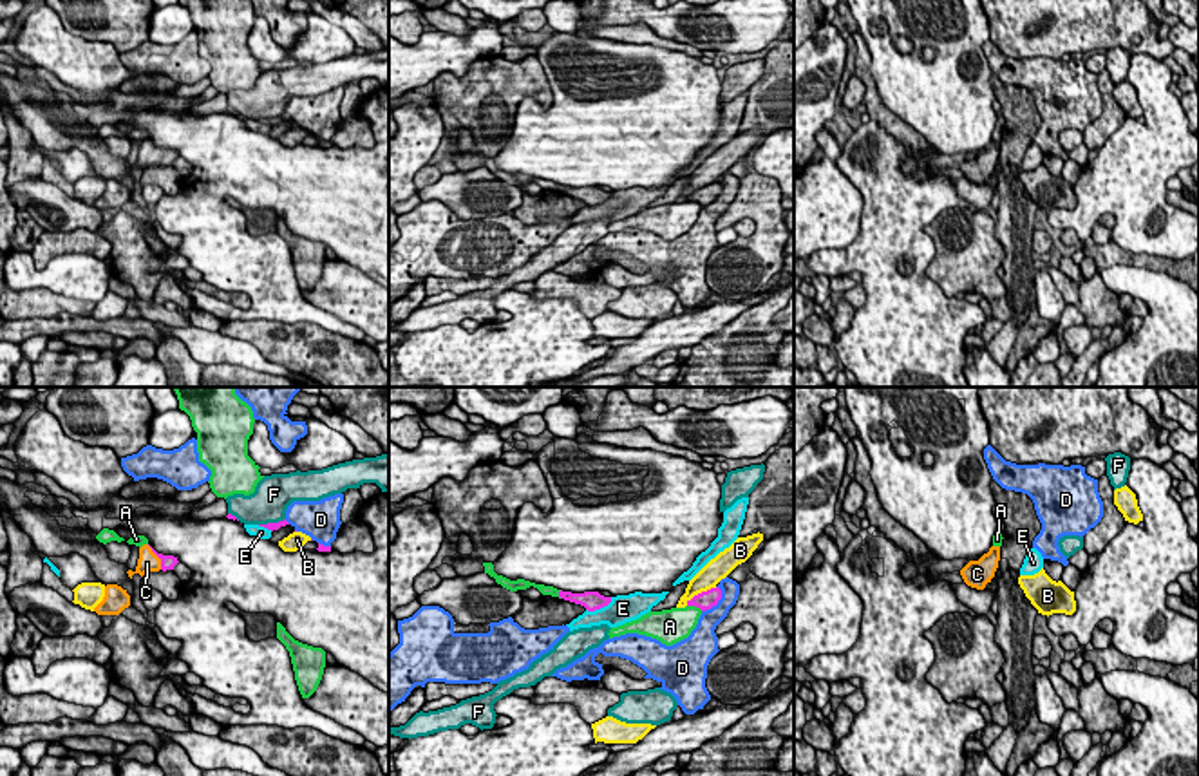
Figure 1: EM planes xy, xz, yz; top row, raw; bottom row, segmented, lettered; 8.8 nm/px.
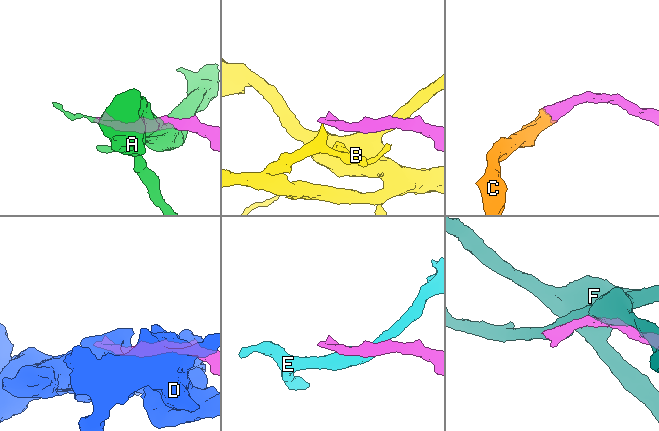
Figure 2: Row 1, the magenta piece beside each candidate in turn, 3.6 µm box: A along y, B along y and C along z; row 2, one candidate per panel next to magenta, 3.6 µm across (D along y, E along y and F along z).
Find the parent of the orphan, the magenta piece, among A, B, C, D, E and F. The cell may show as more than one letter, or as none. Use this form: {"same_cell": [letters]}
{"same_cell": ["C"]}

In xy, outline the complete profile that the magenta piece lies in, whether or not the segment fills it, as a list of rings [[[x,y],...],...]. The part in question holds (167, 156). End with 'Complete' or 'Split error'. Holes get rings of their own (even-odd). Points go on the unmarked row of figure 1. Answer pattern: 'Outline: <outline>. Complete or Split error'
Outline: [[[143,139],[139,143],[139,154],[137,154],[137,161],[136,165],[128,165],[128,172],[132,174],[134,168],[139,168],[141,172],[148,166],[166,166],[166,165],[174,165],[174,161],[177,159],[177,152],[174,150],[163,150],[157,148],[154,143],[150,143],[148,139]]]. Split error

